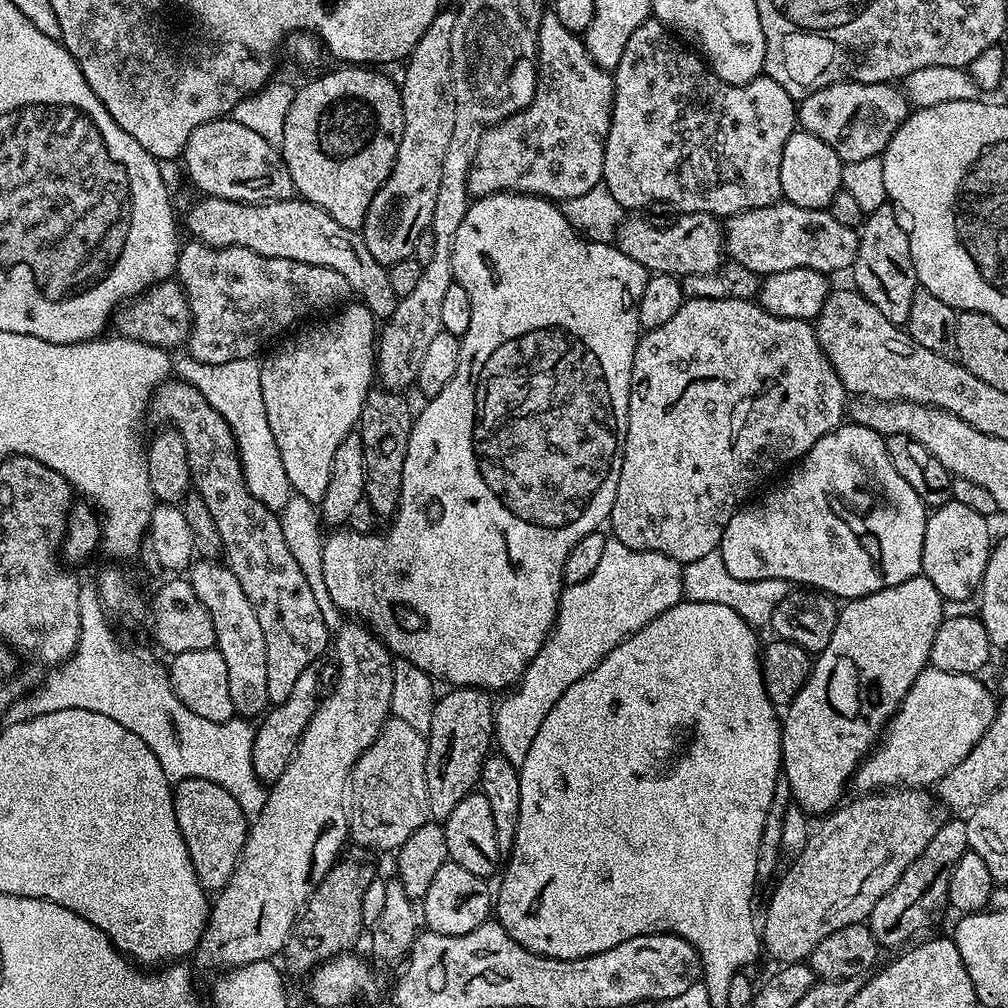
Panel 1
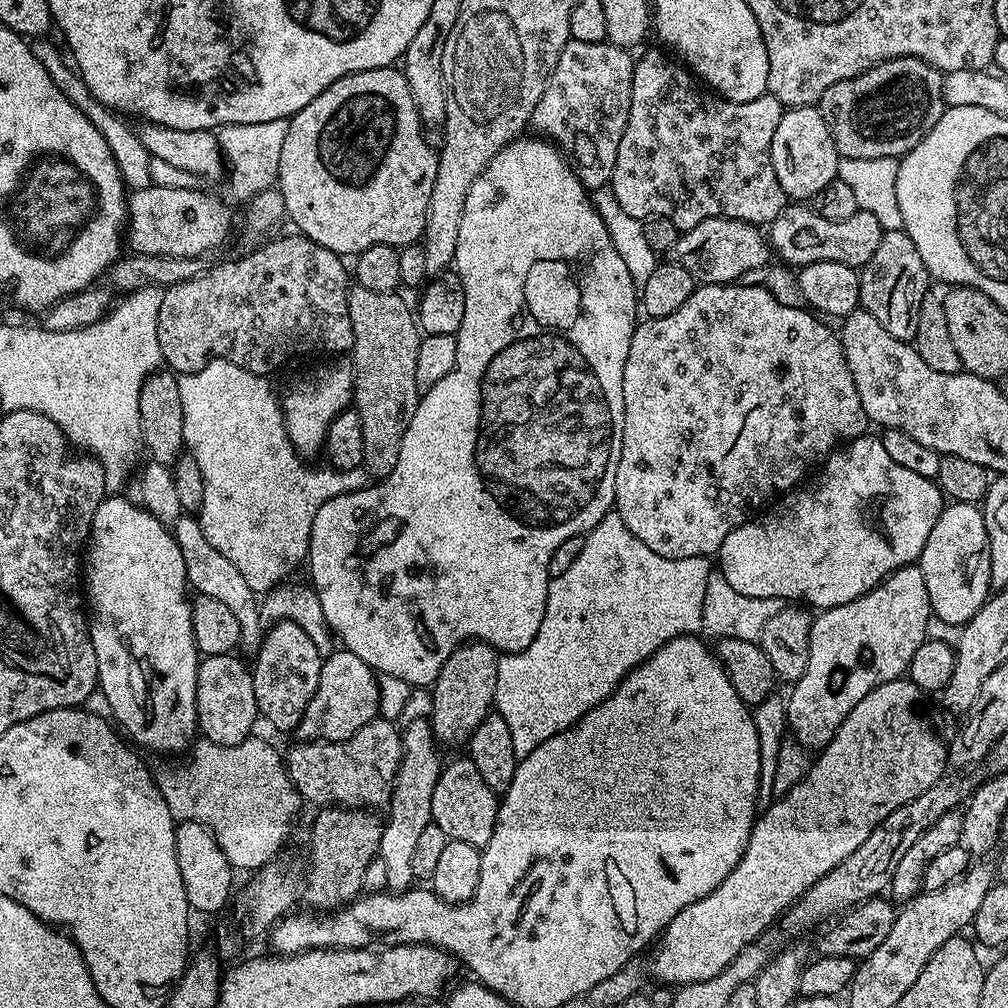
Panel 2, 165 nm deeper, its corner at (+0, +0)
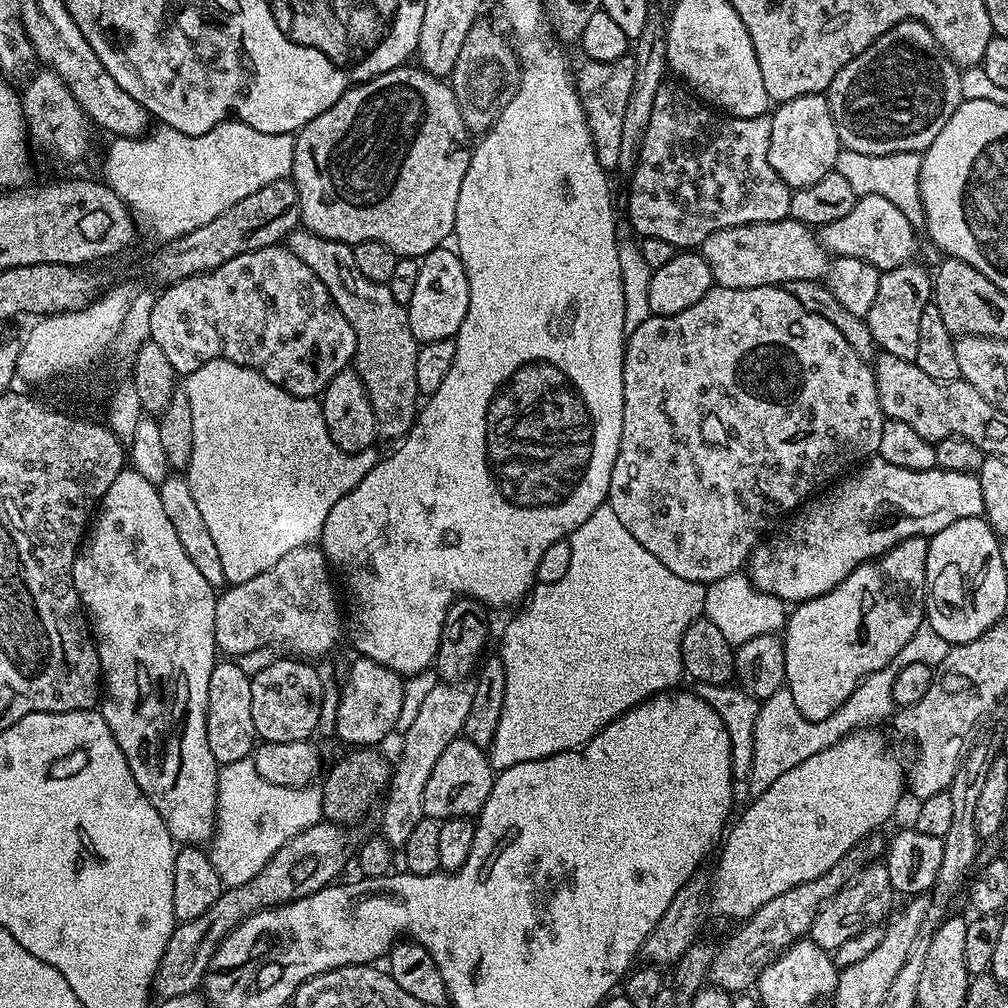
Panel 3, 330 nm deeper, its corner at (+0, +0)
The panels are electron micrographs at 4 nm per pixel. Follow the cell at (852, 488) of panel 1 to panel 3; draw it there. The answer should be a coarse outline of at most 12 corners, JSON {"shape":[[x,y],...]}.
{"shape":[[872,458],[757,544],[785,602],[984,515],[974,472]]}

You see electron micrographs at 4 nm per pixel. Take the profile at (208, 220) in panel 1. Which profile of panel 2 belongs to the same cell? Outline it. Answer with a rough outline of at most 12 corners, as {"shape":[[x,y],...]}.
{"shape":[[196,186],[128,196],[137,256],[192,262],[224,244],[234,212]]}

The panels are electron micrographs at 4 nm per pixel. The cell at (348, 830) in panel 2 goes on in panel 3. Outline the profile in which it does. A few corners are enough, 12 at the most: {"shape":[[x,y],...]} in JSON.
{"shape":[[356,746],[322,780],[323,819],[355,825],[394,771]]}

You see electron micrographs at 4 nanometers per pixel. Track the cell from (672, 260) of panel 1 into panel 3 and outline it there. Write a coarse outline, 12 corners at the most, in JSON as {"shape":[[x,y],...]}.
{"shape":[[791,218],[714,230],[722,288],[824,280],[819,235]]}

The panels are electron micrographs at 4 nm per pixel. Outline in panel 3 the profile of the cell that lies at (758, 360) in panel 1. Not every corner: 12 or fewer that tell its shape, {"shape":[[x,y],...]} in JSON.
{"shape":[[787,287],[627,333],[606,504],[678,578],[875,457]]}

